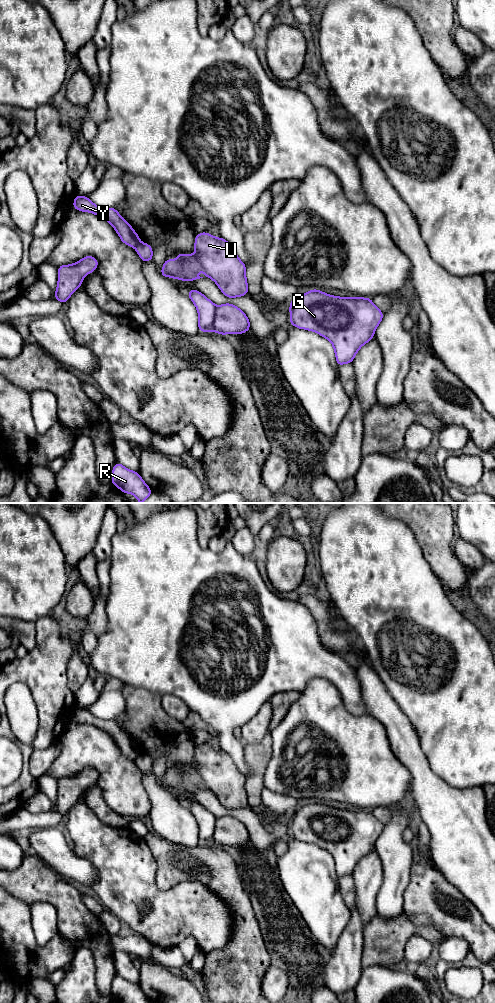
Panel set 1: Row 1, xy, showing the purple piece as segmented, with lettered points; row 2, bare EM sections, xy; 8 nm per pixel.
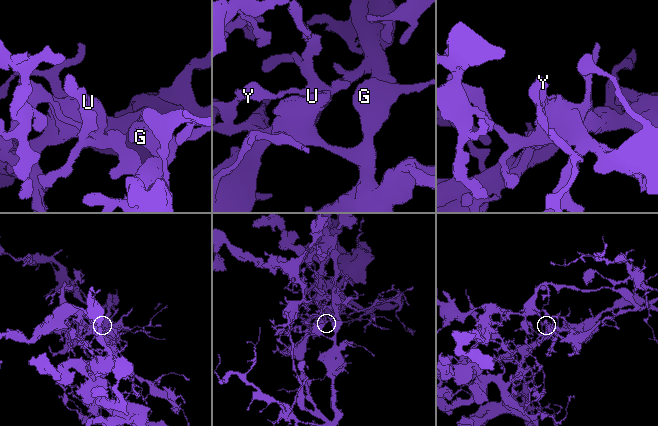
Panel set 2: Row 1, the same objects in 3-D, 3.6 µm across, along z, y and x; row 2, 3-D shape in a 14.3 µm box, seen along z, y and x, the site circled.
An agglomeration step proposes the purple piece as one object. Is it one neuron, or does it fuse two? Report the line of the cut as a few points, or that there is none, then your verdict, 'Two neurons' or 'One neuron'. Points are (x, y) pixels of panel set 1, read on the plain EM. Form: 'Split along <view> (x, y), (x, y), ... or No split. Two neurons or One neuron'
Split along xy (216, 818), (211, 842). Two neurons

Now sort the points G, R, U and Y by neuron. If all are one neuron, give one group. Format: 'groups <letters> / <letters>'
groups G / R U Y

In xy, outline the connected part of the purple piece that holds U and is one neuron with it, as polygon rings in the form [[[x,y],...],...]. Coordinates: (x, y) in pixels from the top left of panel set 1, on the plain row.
[[[202,744],[195,748],[194,759],[196,764],[192,767],[179,765],[176,772],[165,772],[161,787],[164,790],[169,788],[172,791],[193,793],[203,790],[197,786],[199,782],[202,782],[204,788],[212,791],[226,809],[235,810],[248,806],[246,777],[239,771],[228,753]]]

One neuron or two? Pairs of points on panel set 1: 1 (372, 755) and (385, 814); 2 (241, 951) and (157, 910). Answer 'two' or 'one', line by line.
1: two
2: two

